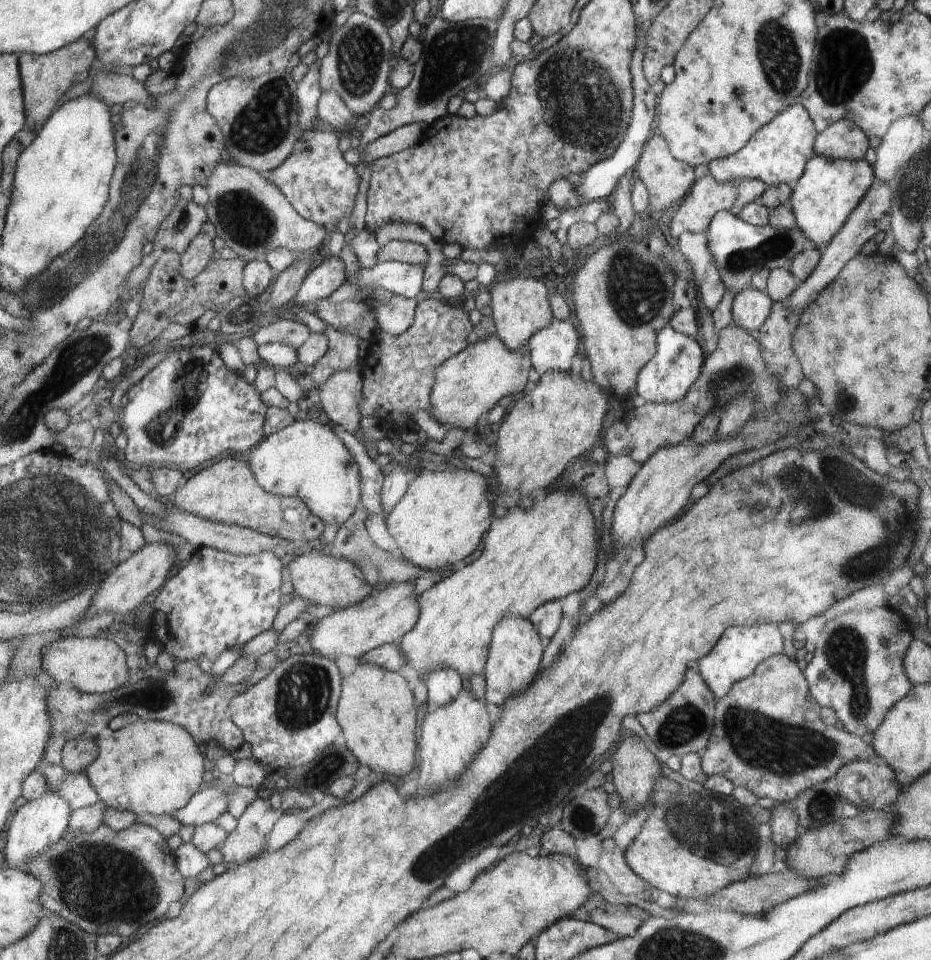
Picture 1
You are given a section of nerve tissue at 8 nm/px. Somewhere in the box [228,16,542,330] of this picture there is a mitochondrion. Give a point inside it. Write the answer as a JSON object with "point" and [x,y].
{"point":[455,55]}

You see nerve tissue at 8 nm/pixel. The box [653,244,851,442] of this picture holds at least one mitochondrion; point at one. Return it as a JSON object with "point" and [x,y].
{"point":[740,377]}

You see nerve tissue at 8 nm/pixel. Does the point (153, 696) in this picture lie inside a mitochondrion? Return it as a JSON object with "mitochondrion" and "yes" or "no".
{"mitochondrion":"yes"}

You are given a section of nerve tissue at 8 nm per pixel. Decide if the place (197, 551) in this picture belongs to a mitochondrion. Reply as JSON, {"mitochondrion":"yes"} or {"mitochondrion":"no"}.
{"mitochondrion":"no"}

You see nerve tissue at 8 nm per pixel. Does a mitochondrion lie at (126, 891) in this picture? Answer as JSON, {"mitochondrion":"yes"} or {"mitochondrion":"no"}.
{"mitochondrion":"yes"}

